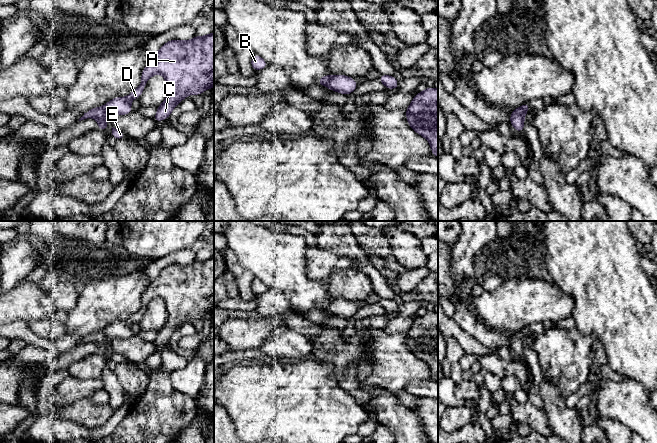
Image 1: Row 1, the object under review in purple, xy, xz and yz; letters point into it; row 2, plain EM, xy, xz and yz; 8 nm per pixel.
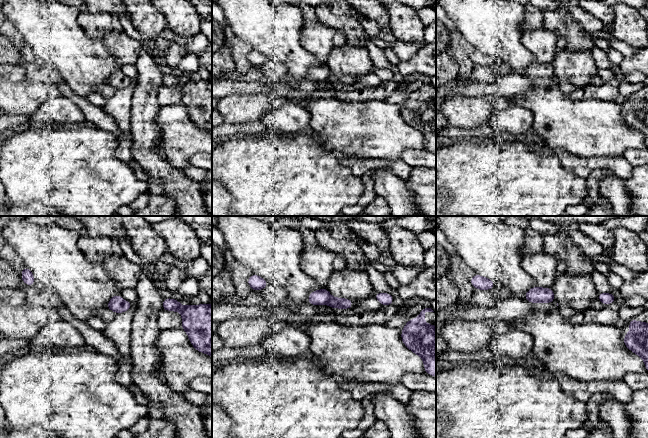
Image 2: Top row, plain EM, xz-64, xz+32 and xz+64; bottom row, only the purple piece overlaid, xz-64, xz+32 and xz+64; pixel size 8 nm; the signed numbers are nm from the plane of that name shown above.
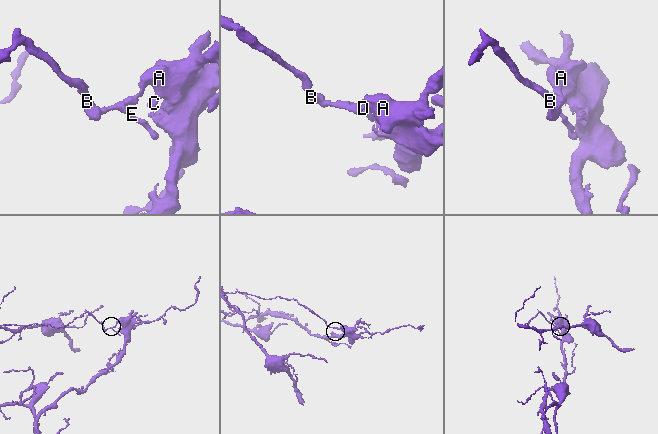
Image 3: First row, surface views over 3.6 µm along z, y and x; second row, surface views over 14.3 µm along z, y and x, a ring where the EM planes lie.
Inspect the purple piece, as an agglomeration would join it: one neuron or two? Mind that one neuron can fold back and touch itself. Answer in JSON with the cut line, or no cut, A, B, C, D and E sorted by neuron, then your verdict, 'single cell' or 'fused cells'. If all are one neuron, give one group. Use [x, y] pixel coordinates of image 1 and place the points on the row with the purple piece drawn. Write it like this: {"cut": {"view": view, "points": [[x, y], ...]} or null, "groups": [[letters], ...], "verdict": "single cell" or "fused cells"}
{"cut": {"view": "xz", "points": [[332, 76], [326, 85]]}, "groups": [["A", "C", "D"], ["B", "E"]], "verdict": "fused cells"}

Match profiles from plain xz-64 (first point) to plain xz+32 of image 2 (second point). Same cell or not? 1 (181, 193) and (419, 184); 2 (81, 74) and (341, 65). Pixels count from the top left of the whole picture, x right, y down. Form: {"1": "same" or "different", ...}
{"1": "different", "2": "different"}

